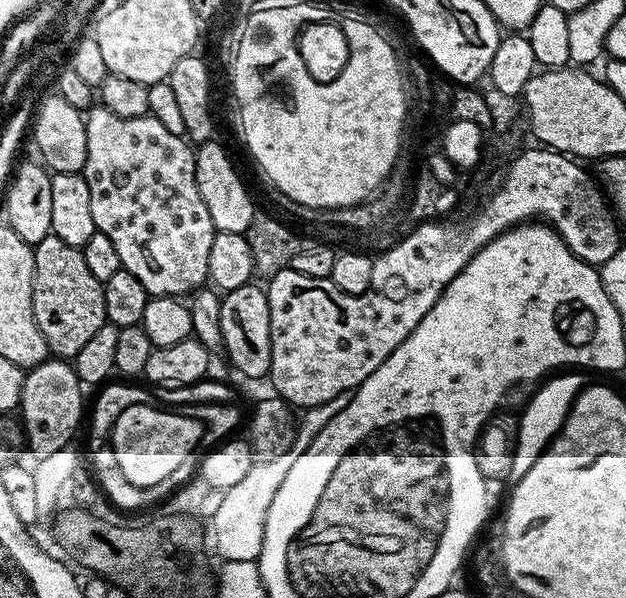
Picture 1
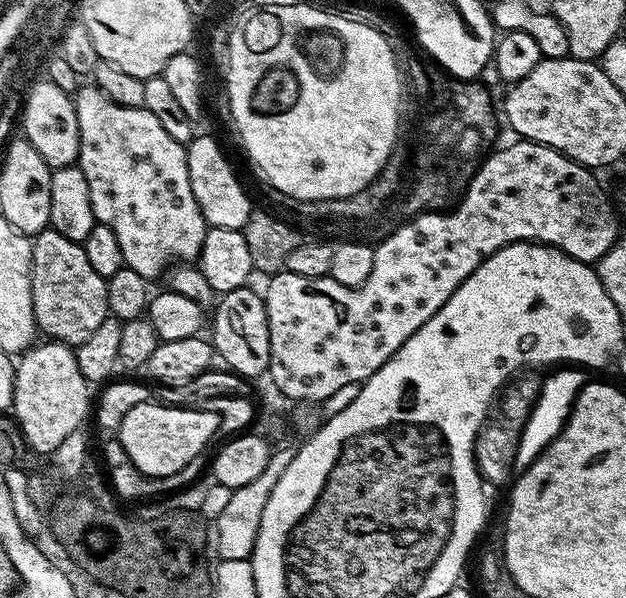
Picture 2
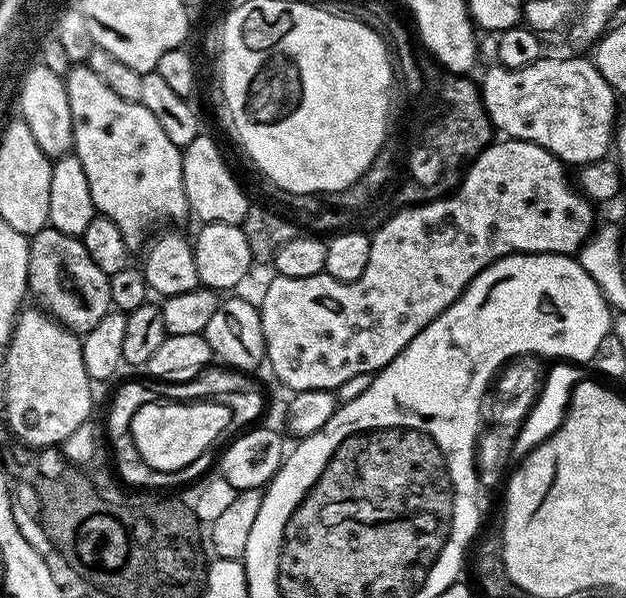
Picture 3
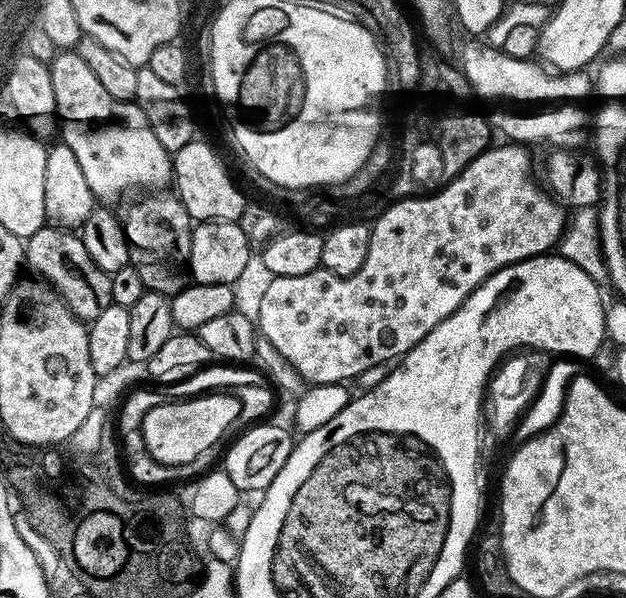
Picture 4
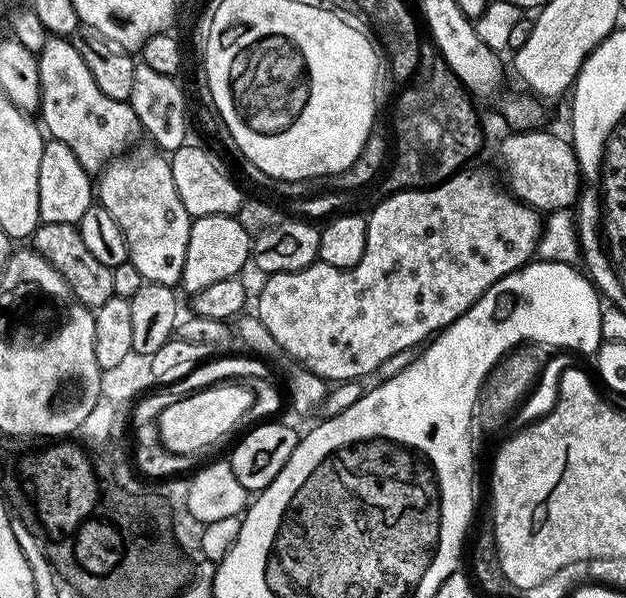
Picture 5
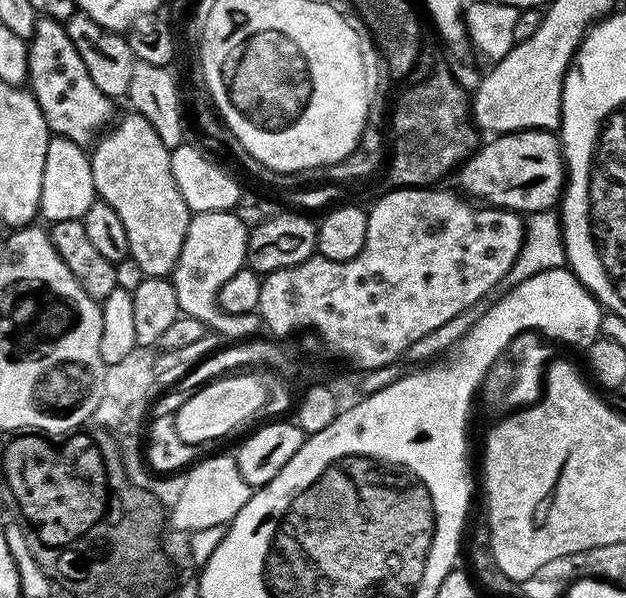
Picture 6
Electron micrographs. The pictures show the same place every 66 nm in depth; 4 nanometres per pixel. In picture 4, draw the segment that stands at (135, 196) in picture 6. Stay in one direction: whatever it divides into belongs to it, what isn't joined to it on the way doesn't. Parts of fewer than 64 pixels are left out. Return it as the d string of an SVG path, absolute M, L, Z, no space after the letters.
M152 190L122 212L124 233L128 239L130 263L138 270L145 289L163 292L171 298L190 280L188 259L194 221L182 206L180 197L168 190Z

